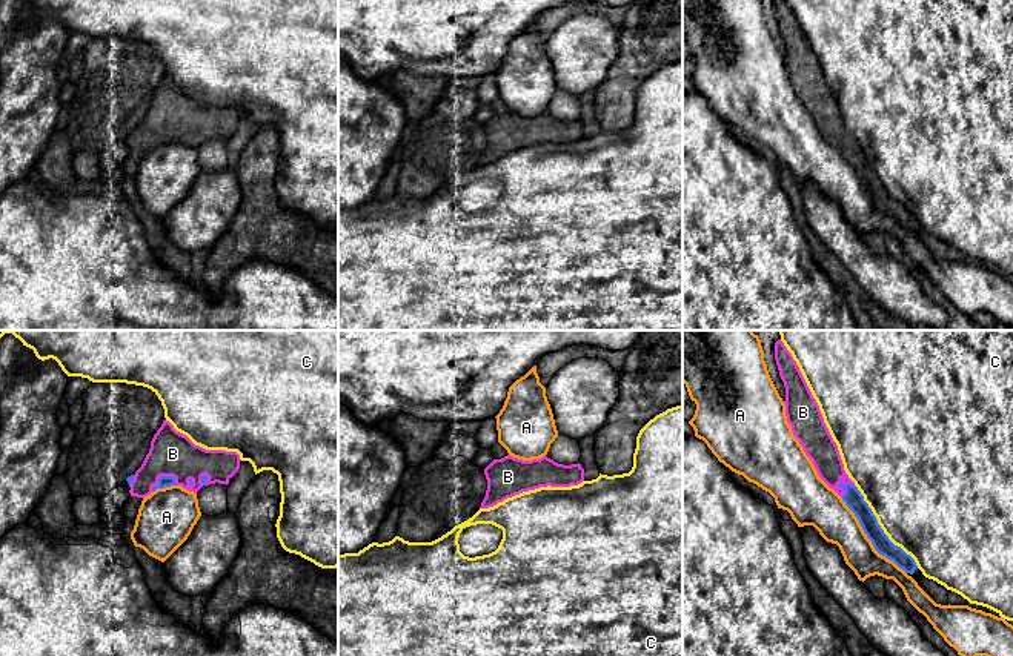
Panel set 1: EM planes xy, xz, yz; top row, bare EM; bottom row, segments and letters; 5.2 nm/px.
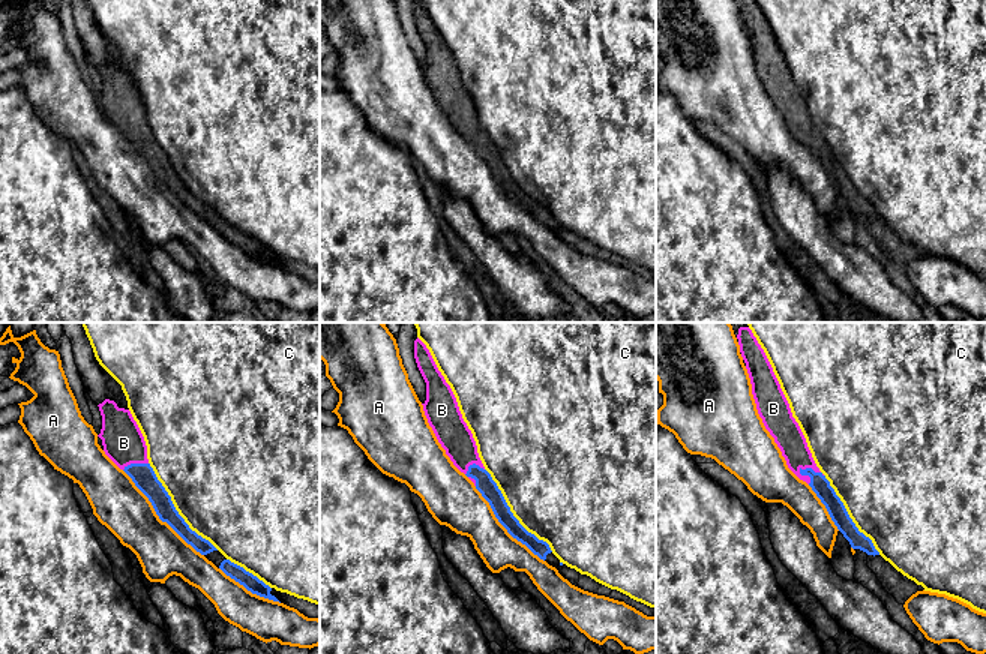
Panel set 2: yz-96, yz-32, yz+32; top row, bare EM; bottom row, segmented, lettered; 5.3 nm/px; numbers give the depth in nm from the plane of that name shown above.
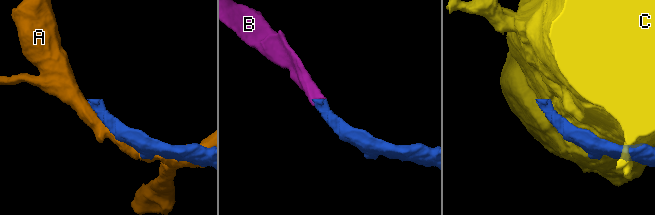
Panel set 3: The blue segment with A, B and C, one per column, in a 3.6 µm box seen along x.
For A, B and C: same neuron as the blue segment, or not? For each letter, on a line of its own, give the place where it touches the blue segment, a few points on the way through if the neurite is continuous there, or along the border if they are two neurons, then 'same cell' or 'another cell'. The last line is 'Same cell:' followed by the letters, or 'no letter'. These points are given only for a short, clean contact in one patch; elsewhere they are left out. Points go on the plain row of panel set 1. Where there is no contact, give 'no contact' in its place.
A: meets blue in yz at (869, 194); another cell
B: meets blue in xy at (160, 132); same cell
C: meets blue in yz at (881, 185); another cell
Same cell: B

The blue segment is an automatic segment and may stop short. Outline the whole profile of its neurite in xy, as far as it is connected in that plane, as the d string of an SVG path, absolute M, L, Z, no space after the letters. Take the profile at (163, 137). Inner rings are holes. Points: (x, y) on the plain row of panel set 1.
M163 77L141 123L126 134L131 152L146 154L157 144L181 141L197 149L203 141L229 140L240 124L240 111L206 106Z

